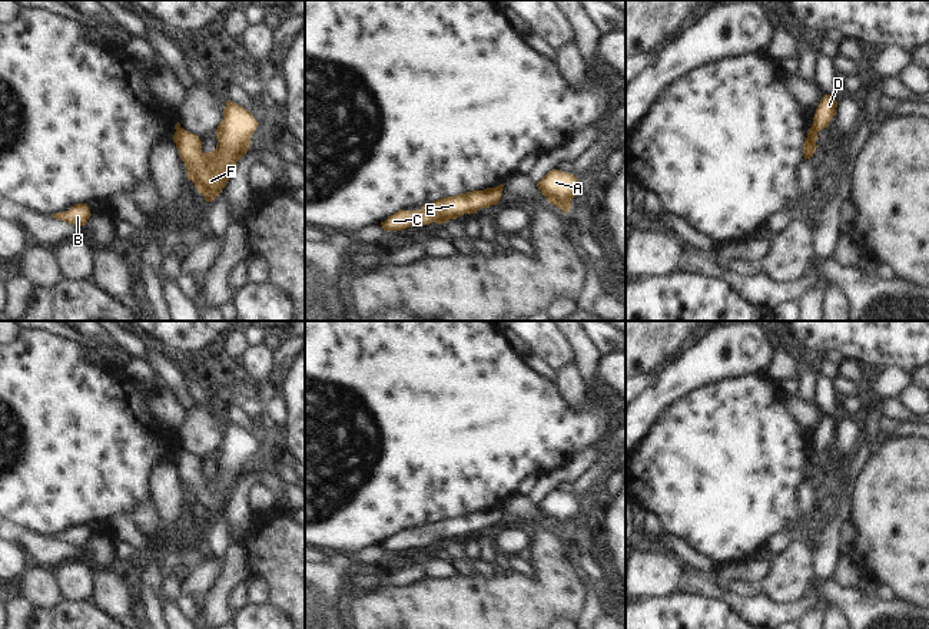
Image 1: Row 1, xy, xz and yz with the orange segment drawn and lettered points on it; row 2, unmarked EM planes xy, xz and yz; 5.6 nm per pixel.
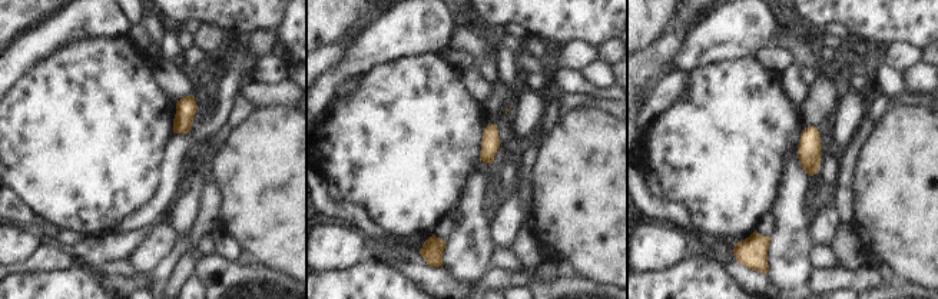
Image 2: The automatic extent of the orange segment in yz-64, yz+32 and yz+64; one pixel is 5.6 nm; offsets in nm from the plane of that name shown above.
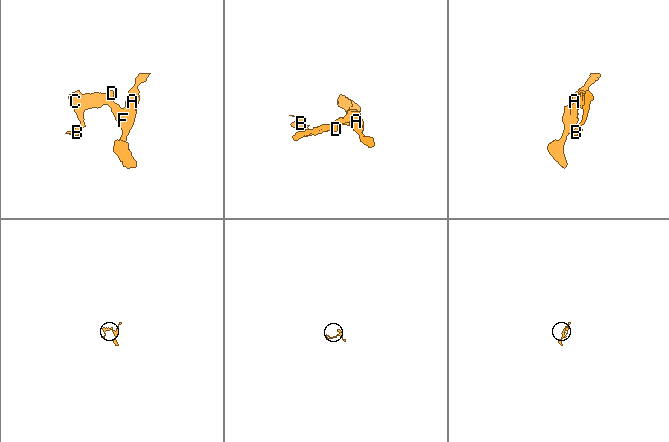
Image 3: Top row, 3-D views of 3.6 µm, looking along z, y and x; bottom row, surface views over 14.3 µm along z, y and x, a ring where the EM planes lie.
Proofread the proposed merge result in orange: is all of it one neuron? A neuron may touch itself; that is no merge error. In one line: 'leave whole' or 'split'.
split

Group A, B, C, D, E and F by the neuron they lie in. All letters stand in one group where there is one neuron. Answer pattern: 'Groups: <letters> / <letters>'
Groups: A F / B C D E.

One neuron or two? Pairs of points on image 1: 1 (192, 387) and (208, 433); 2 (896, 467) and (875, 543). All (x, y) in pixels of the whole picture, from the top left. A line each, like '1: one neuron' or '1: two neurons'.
1: one neuron
2: one neuron

